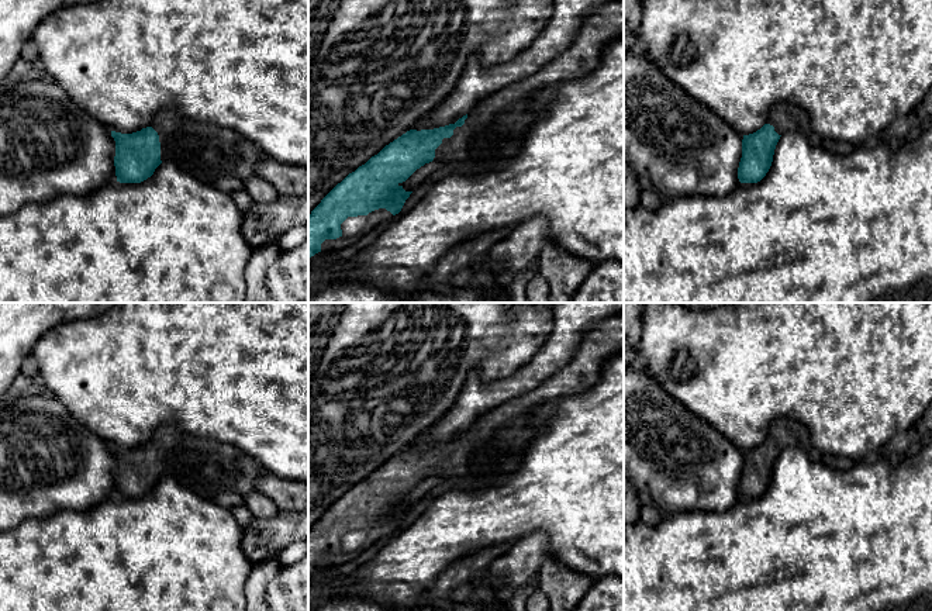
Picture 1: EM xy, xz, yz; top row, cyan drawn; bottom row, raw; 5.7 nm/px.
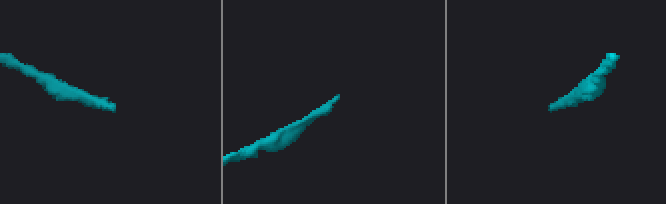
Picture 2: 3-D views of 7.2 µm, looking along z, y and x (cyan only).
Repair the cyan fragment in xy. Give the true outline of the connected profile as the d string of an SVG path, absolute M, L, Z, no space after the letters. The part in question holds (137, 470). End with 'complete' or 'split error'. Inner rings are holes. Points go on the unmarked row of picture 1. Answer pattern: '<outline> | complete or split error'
M169 422L149 442L132 449L111 446L115 456L115 491L120 498L141 498L162 477L170 477L197 496L215 501L221 491L246 496L266 474L262 465L238 448L194 436Z | split error

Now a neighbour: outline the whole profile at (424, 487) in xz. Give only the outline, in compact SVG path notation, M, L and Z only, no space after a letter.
M432 476L417 484L405 497L403 504L413 507L415 503L422 500L443 477Z

